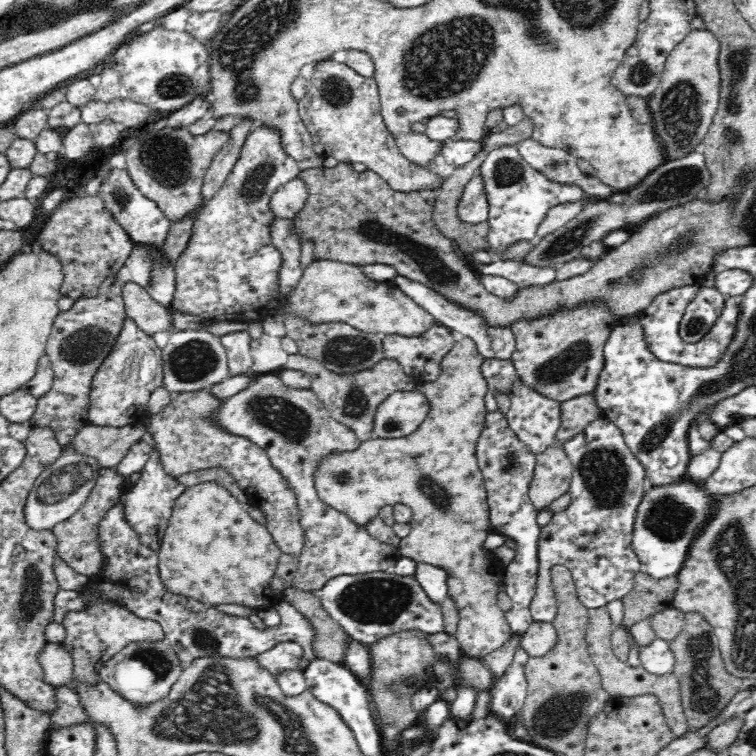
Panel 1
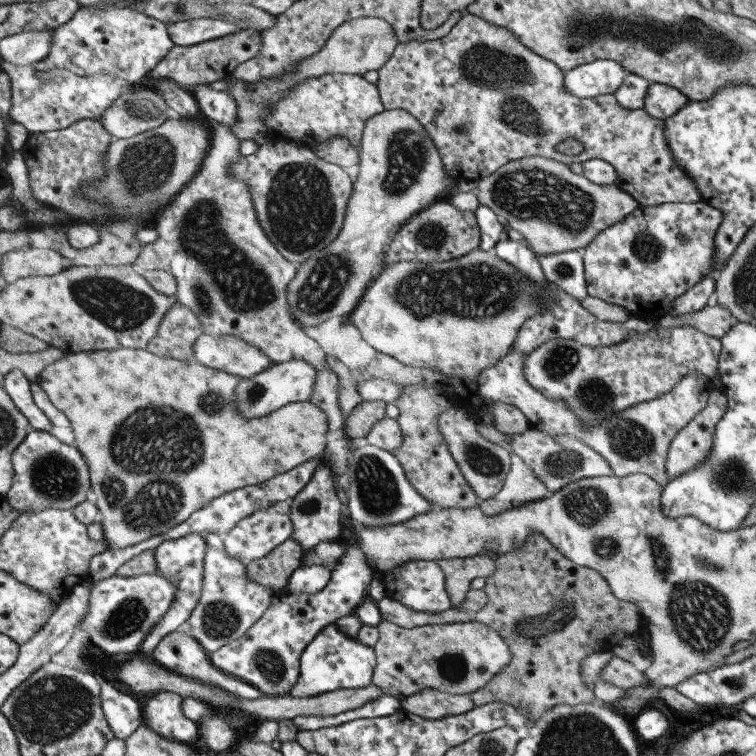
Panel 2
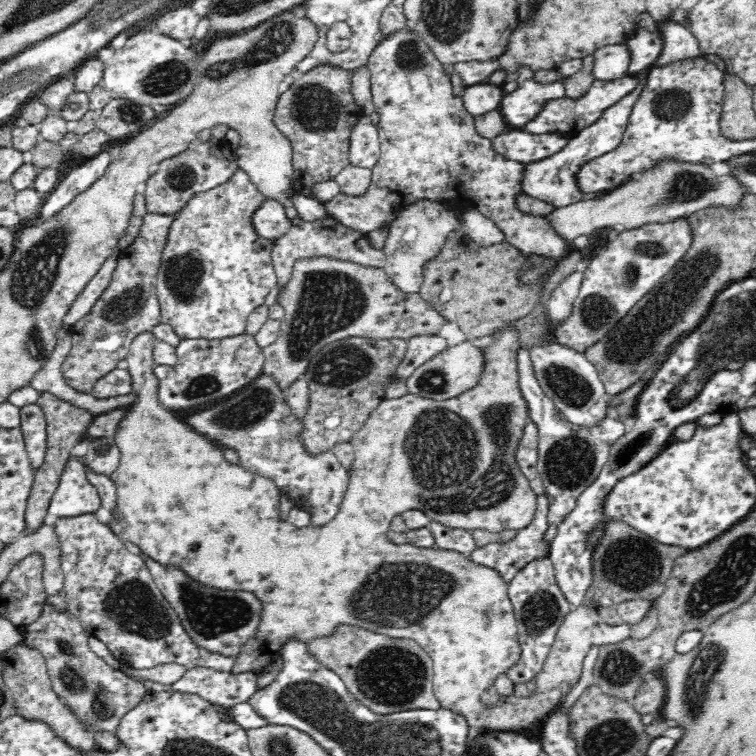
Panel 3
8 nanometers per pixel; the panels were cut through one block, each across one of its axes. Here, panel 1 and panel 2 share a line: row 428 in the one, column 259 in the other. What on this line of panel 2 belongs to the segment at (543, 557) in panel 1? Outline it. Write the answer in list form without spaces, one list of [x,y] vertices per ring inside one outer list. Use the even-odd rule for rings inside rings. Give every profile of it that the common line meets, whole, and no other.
[[[211,532],[205,534],[208,544],[205,558],[205,585],[201,594],[200,606],[189,616],[192,636],[204,647],[209,656],[217,653],[226,645],[242,638],[257,622],[264,618],[265,612],[272,606],[276,592],[267,586],[253,582],[248,576],[248,566],[235,559],[229,558],[223,537]]]

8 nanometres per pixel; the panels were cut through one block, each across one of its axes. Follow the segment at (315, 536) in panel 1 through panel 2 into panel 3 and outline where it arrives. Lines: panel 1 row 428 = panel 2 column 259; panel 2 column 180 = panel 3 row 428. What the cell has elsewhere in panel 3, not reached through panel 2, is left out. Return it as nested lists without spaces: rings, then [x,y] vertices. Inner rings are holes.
[[[262,374],[216,406],[183,417],[188,424],[192,424],[196,430],[202,430],[202,434],[209,436],[223,449],[234,448],[238,452],[239,462],[246,466],[247,470],[274,480],[279,488],[279,494],[288,493],[298,507],[305,508],[312,515],[310,519],[312,525],[322,526],[338,514],[350,483],[349,472],[338,462],[332,452],[318,454],[318,456],[306,454],[301,442],[304,424],[292,417],[290,407],[286,405],[284,399],[284,392],[278,388],[272,377]]]

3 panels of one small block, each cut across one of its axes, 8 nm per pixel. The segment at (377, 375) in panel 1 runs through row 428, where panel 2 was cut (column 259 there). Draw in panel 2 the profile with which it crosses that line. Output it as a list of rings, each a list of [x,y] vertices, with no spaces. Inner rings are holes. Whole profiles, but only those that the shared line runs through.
[[[205,333],[197,338],[195,360],[241,379],[255,377],[275,364],[259,346],[253,346],[233,334],[212,336]]]

